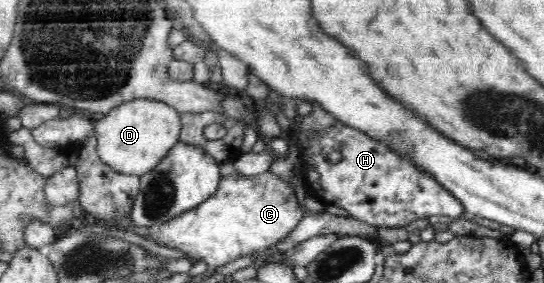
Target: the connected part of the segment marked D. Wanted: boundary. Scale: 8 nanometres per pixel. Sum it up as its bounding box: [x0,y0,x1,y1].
[95,97,181,177]

